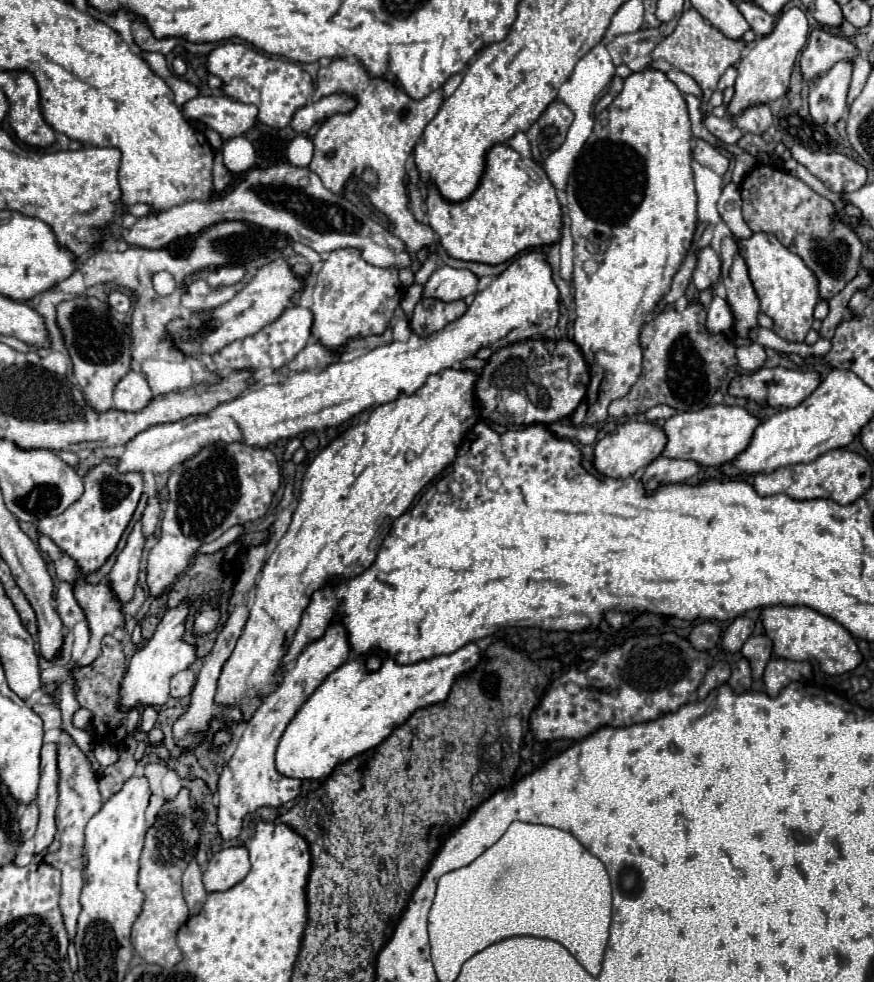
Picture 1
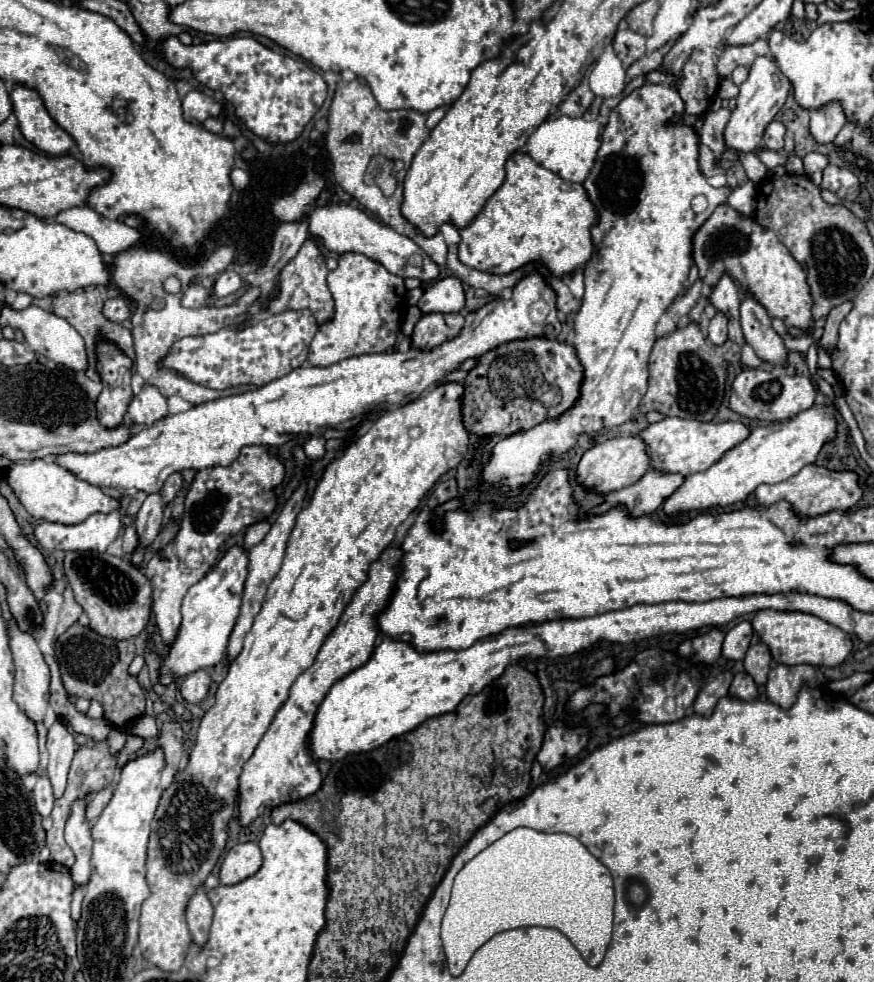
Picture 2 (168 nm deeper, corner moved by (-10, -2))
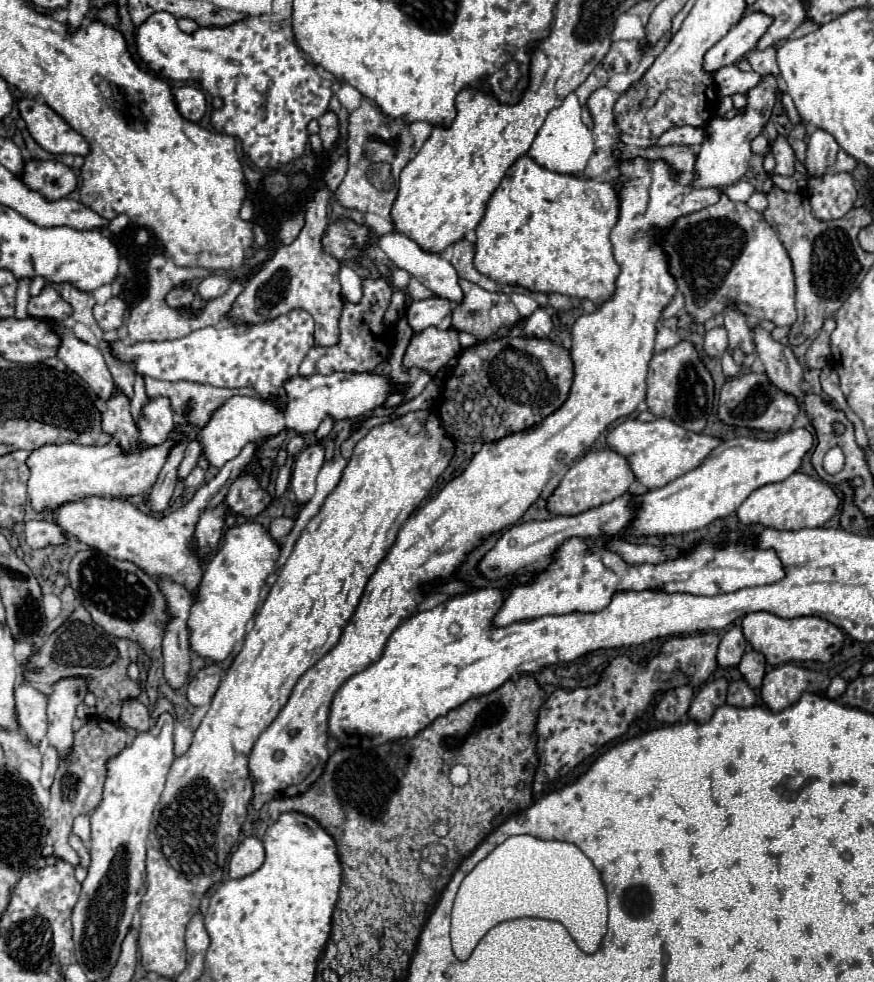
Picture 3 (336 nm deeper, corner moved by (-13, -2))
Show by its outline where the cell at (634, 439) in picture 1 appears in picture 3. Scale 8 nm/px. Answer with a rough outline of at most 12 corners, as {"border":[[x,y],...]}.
{"border":[[595,449],[569,467],[547,499],[577,515],[629,491],[627,459]]}

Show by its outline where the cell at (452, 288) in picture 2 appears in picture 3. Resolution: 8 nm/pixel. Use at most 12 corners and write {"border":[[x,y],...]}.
{"border":[[441,297],[413,301],[407,321],[413,333],[437,327],[451,313]]}

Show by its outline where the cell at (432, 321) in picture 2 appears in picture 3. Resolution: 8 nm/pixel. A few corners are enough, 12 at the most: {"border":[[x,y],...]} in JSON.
{"border":[[431,327],[411,339],[403,357],[407,369],[429,375],[459,355],[455,329]]}

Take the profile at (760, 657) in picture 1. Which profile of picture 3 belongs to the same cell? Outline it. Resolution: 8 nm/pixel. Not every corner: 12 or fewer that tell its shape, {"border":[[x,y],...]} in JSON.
{"border":[[747,651],[739,671],[749,687],[759,689],[765,677],[765,657]]}

